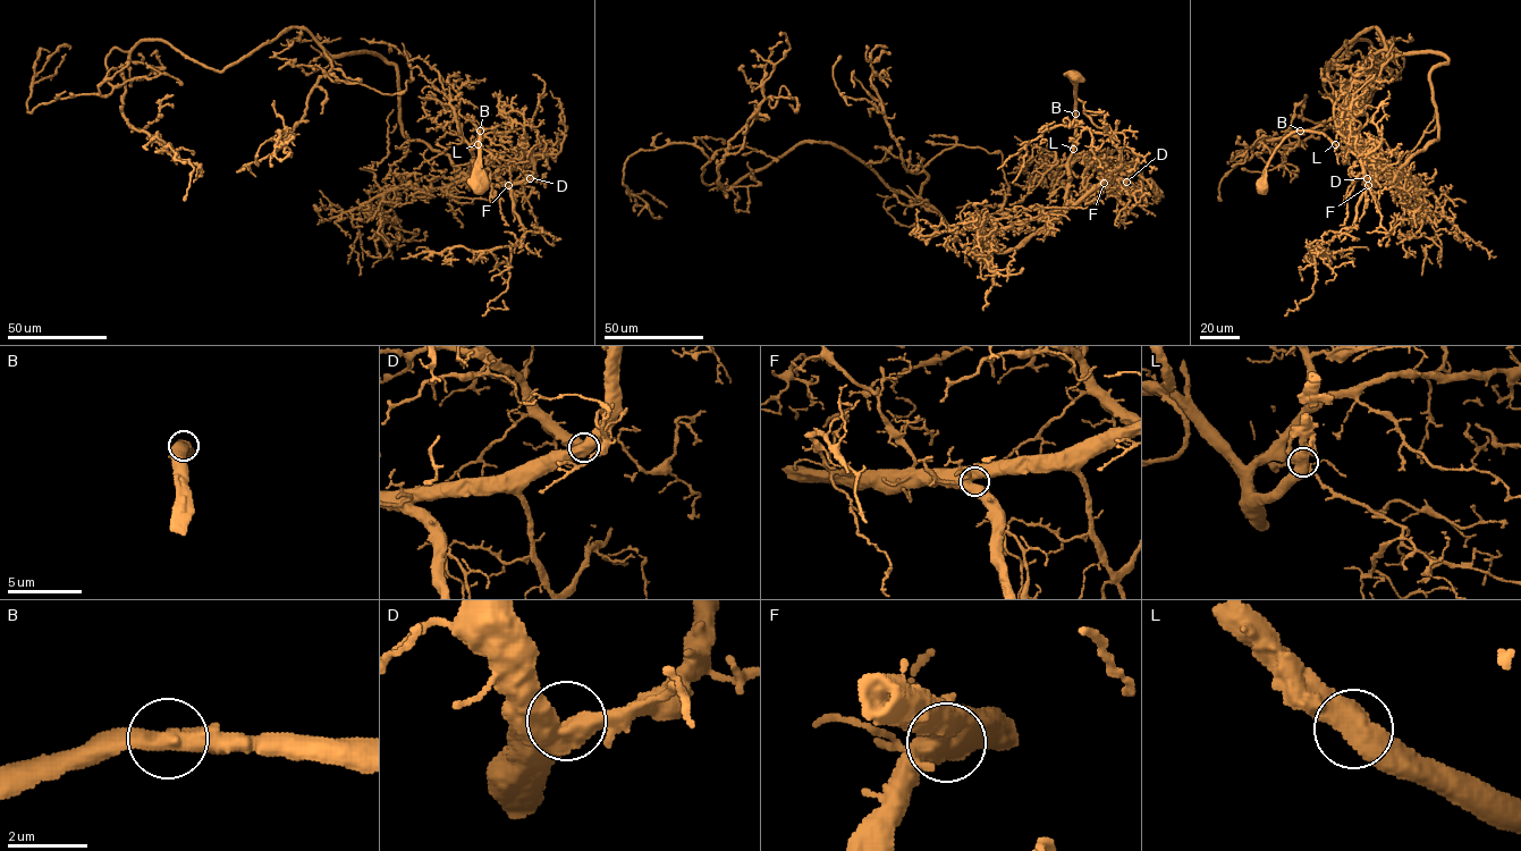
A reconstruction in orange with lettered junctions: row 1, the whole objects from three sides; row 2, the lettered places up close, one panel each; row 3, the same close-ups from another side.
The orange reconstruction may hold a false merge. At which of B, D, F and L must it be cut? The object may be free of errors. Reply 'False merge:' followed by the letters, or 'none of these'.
False merge: none of these

